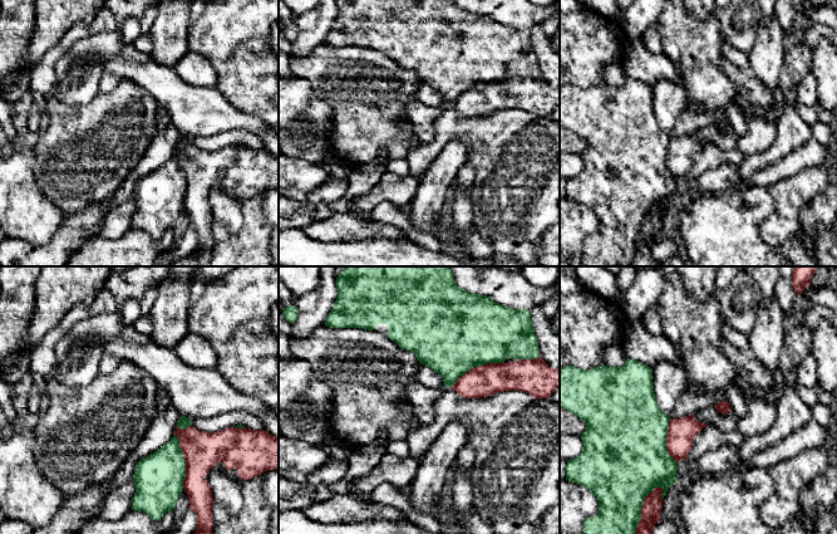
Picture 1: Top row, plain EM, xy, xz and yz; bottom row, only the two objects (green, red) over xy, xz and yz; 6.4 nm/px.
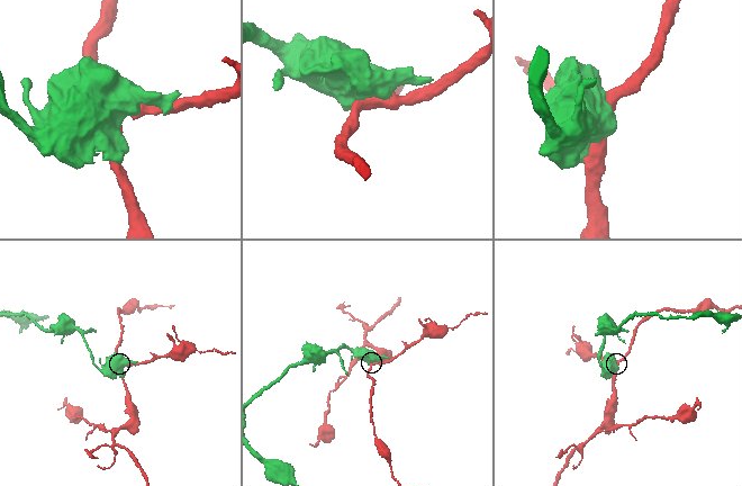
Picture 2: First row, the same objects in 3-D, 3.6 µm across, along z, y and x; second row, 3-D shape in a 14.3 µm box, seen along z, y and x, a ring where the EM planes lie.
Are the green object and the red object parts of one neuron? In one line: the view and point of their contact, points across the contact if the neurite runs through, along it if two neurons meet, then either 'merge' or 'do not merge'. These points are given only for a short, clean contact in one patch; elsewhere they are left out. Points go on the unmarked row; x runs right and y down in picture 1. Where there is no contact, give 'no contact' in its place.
meets green in yz at (640, 233); do not merge

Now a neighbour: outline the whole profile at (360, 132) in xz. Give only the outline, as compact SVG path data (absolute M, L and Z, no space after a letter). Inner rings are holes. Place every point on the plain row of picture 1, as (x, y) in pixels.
M323 44L305 57L290 57L290 68L294 77L309 80L316 97L333 107L330 144L334 157L341 160L345 165L353 167L368 165L381 155L387 161L407 158L408 153L420 144L403 118L404 107L417 99L420 82L413 70L402 68L388 55L363 46Z

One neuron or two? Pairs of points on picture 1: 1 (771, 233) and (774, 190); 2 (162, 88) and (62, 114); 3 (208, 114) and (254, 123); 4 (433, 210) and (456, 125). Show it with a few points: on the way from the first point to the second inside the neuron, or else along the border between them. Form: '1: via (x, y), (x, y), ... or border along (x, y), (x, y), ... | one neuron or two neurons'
1: via (781, 223), (781, 200) | one neuron
2: border along (122, 78), (136, 82), (158, 102) | two neurons
3: via (220, 116), (242, 121) | one neuron
4: border along (468, 147), (458, 140), (452, 140), (432, 162) | two neurons

